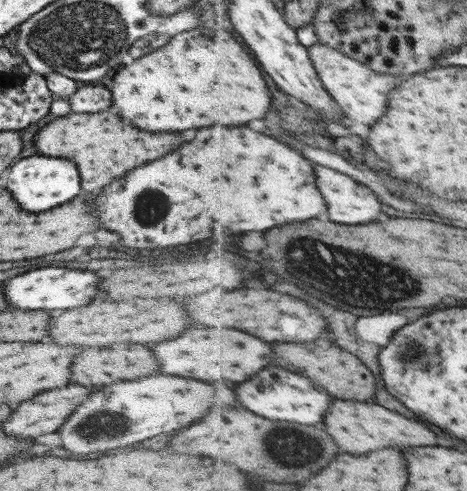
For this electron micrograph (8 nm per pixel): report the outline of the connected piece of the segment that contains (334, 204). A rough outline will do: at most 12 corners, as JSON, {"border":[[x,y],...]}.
{"border":[[315,164],[317,188],[333,222],[363,224],[379,216],[367,186]]}

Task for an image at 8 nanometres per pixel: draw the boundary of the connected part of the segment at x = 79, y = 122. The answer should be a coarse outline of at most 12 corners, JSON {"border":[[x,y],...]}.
{"border":[[113,112],[47,122],[33,146],[95,192],[181,142]]}

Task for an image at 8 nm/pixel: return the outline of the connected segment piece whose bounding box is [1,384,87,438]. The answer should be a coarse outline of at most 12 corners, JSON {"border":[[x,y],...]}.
{"border":[[67,384],[21,402],[1,432],[37,438],[85,400]]}

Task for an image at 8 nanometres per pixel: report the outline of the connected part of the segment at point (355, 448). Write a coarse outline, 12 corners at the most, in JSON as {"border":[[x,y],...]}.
{"border":[[335,400],[329,434],[349,454],[433,446],[423,422]]}

